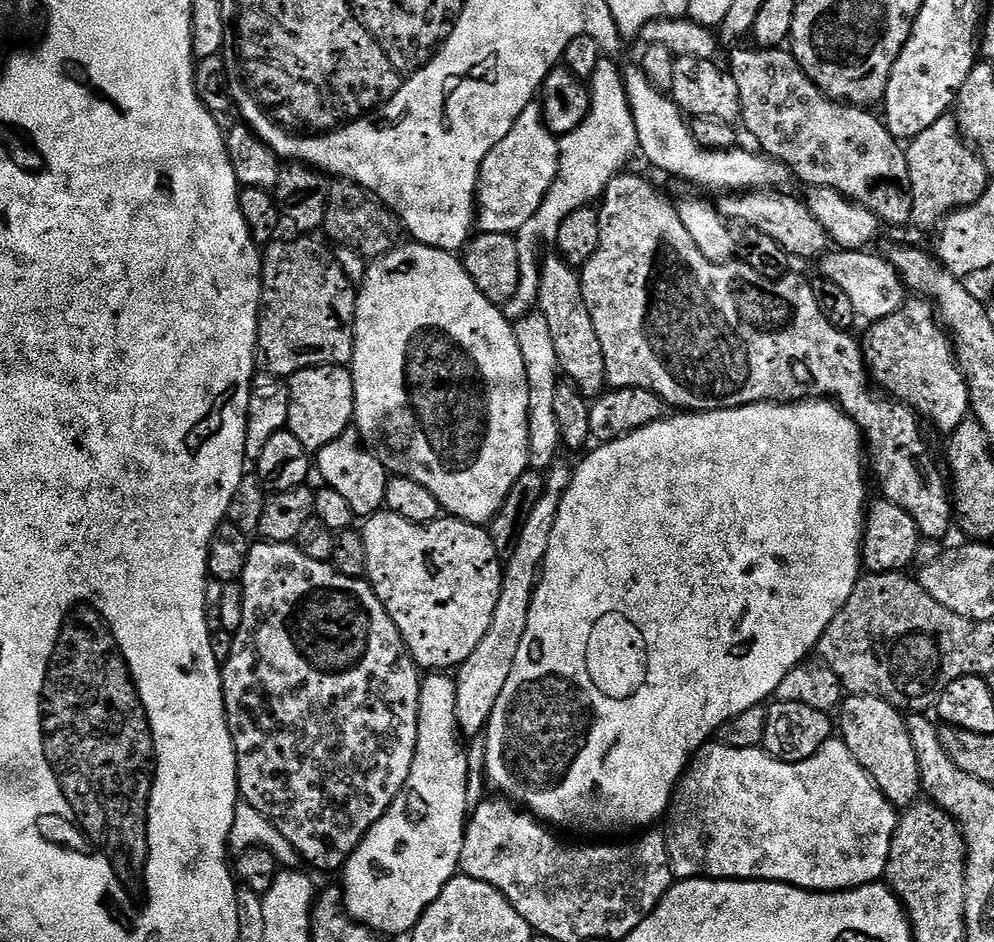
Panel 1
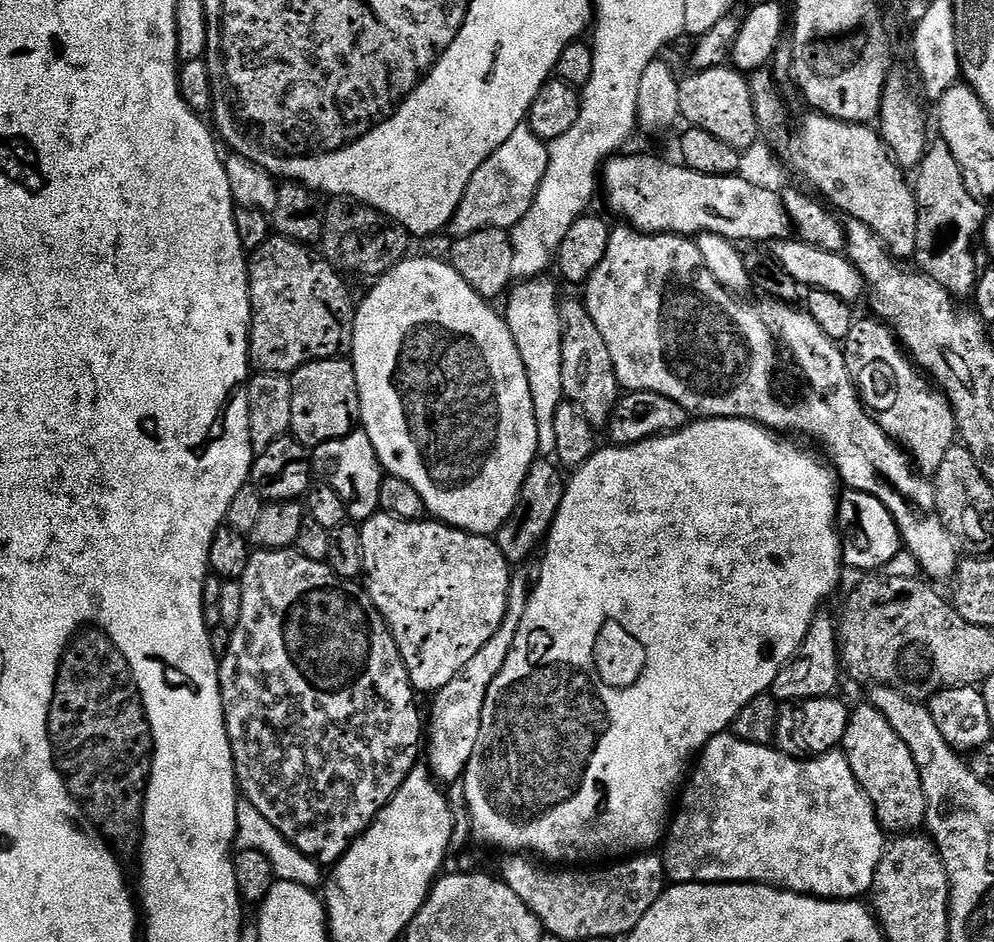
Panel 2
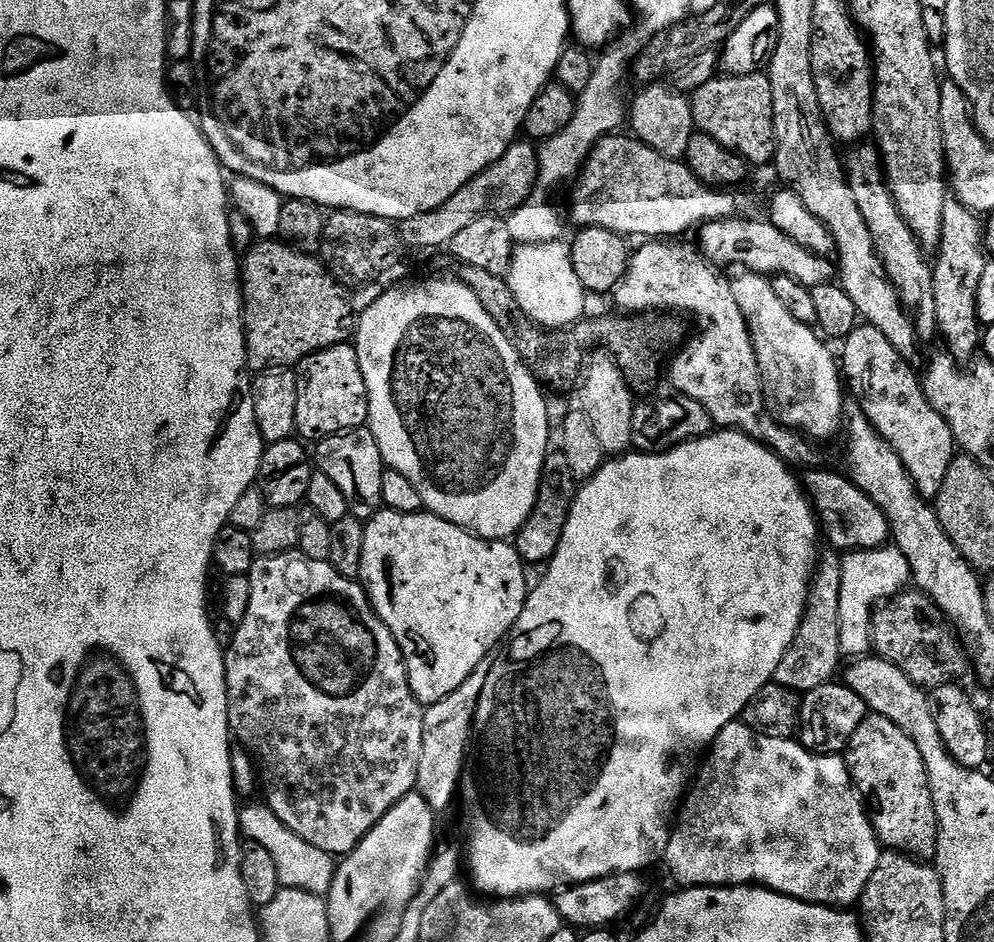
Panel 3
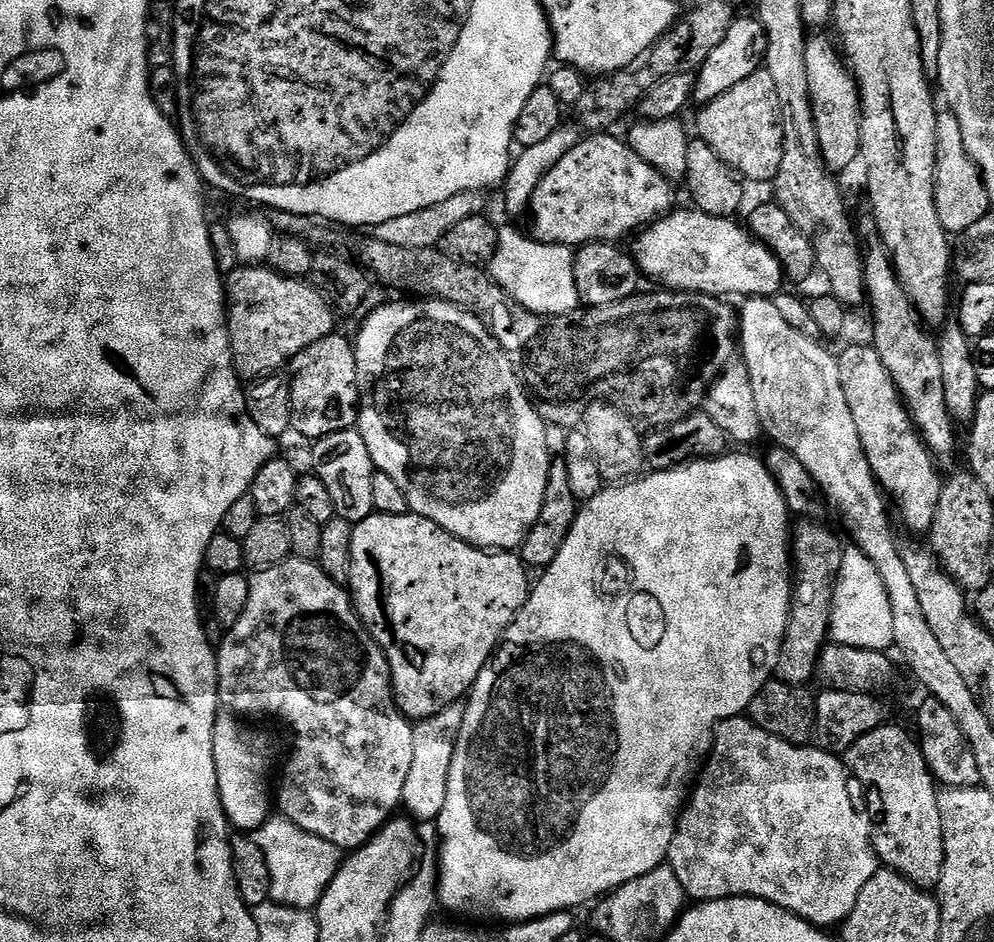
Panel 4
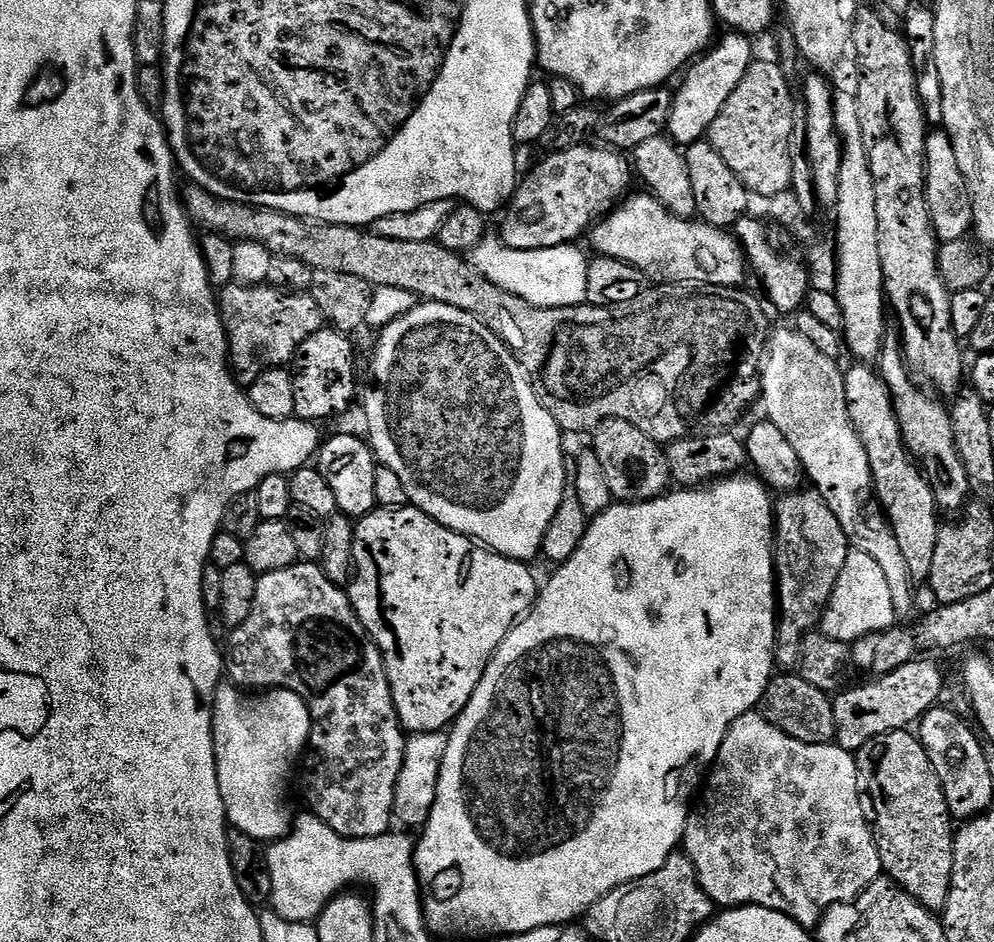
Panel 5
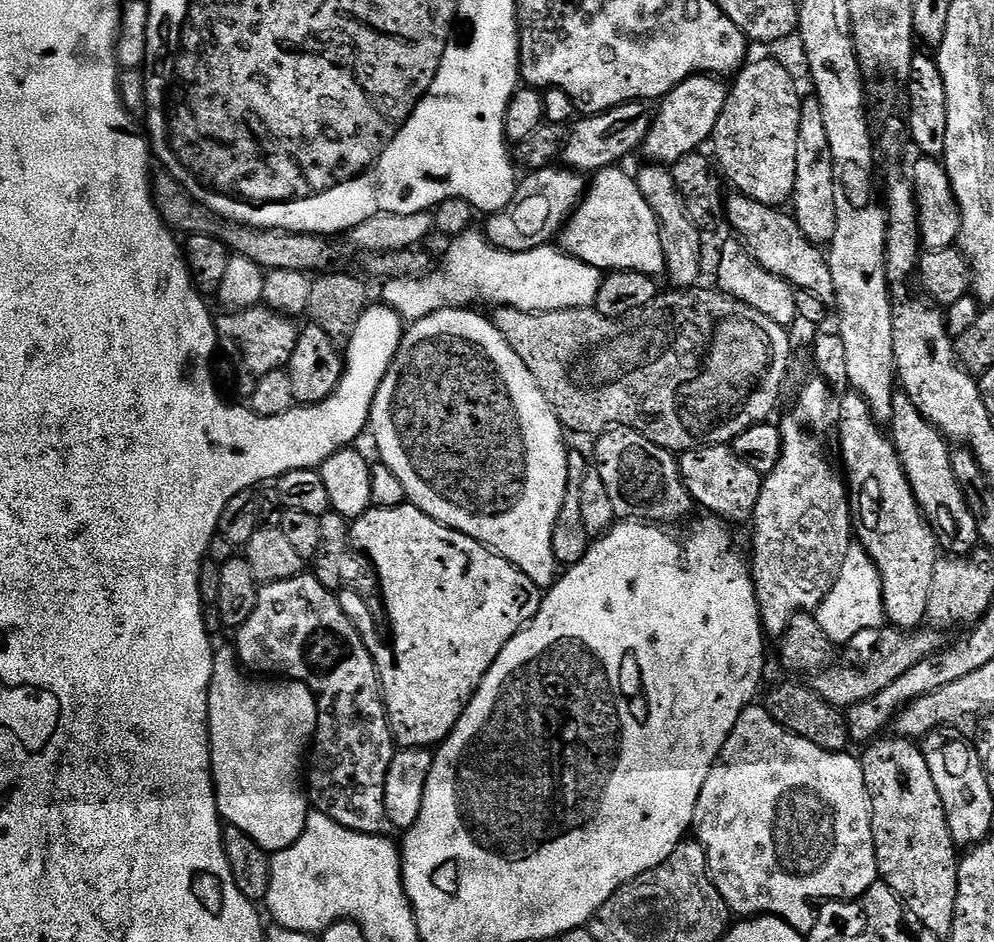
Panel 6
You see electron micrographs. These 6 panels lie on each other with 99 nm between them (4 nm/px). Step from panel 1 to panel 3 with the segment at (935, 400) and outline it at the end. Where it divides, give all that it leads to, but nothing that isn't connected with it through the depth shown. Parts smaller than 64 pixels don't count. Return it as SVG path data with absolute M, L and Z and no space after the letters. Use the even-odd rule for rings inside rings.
M858 326L843 341L842 348L842 376L847 391L849 388L857 400L853 401L896 455L920 496L925 501L935 501L942 490L946 470L957 455L958 445L942 414L930 406L921 377L912 373L911 366L904 361L907 359L877 328Z

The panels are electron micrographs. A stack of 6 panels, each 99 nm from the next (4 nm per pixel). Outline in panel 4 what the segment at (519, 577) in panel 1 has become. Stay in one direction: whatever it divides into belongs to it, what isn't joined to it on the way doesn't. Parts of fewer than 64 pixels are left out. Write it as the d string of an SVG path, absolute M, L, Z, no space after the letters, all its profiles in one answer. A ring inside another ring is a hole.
M457 702L446 706L438 714L419 721L413 727L414 758L410 765L410 774L406 778L406 786L402 790L403 811L408 811L409 813L405 813L413 821L439 821L442 806L446 806L446 786L450 782L450 762L454 762L454 750L463 721L464 704Z

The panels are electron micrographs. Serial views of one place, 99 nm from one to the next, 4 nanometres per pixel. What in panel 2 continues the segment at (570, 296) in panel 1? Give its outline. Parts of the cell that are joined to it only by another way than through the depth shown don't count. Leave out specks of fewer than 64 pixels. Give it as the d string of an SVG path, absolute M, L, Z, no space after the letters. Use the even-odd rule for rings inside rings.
M581 299L564 300L560 306L560 319L564 324L562 342L562 390L567 399L574 401L590 418L593 426L607 425L616 409L616 401L622 395L620 383L616 381L610 350L603 341L598 326L590 318L588 308Z

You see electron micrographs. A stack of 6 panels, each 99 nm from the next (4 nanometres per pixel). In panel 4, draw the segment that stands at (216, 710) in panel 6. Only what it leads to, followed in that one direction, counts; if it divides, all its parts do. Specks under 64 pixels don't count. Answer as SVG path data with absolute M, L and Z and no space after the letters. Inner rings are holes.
M227 710L217 715L214 722L214 766L218 774L220 801L224 807L224 813L228 815L229 825L241 833L252 834L268 821L274 808L270 788L268 792L268 775L272 772L272 748L262 733L255 732L254 729L247 728L244 724L247 723L243 719L237 718Z

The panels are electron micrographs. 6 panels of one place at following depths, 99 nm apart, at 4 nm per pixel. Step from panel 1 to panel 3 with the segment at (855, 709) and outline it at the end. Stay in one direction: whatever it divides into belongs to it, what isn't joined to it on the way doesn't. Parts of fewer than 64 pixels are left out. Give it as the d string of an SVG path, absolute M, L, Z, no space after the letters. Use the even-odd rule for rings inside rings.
M870 714L850 738L846 763L857 793L866 801L866 811L881 845L921 862L931 861L936 855L938 826L926 766L916 743L890 718Z

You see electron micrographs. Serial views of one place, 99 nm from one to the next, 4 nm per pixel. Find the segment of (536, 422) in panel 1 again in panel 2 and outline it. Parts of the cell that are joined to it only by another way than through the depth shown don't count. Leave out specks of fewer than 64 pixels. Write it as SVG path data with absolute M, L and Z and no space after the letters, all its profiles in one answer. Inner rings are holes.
M533 278L511 289L506 319L508 329L518 346L522 366L526 366L526 378L530 382L530 398L534 398L534 414L538 422L539 455L552 458L556 455L554 446L554 414L564 401L562 390L562 342L564 324L560 319L561 301L556 300L556 288L548 278Z

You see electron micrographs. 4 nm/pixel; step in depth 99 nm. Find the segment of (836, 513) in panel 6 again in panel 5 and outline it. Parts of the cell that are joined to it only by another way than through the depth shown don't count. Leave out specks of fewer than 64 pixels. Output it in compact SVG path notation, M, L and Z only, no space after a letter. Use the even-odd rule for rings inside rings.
M814 490L781 495L774 504L774 563L776 565L776 650L774 660L781 669L799 665L802 642L806 634L817 631L828 609L834 586L846 566L850 545L838 518Z

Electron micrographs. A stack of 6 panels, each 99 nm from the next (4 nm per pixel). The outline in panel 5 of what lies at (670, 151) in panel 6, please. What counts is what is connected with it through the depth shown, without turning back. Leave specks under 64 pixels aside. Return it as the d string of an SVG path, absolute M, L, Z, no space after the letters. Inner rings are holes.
M743 34L728 35L732 36L721 35L715 41L714 47L703 53L683 73L684 85L675 89L666 132L677 145L687 146L707 137L710 126L714 118L718 118L726 98L730 98L734 90L738 90L742 78L746 78L746 70L750 70L754 59L753 41Z

